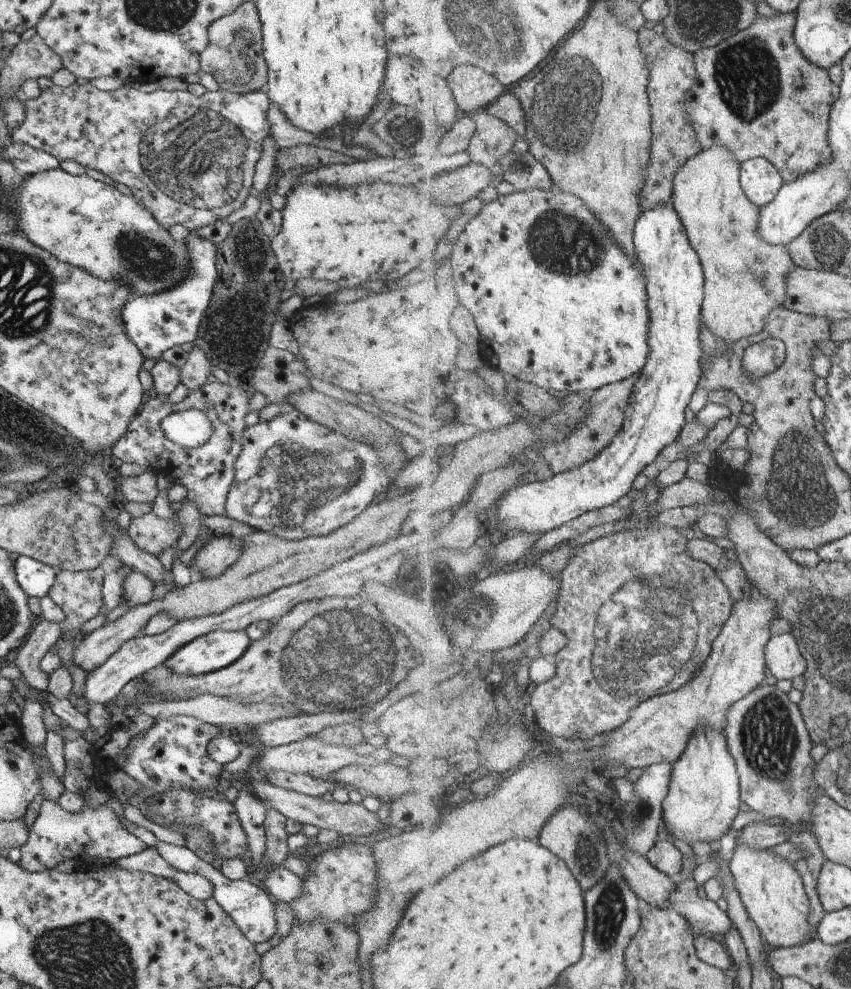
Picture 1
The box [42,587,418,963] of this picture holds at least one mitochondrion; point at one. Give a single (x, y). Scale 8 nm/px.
(311, 658)

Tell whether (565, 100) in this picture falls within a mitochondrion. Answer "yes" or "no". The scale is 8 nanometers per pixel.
yes

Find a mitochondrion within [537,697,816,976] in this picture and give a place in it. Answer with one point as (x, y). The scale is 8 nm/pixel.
(610, 908)

